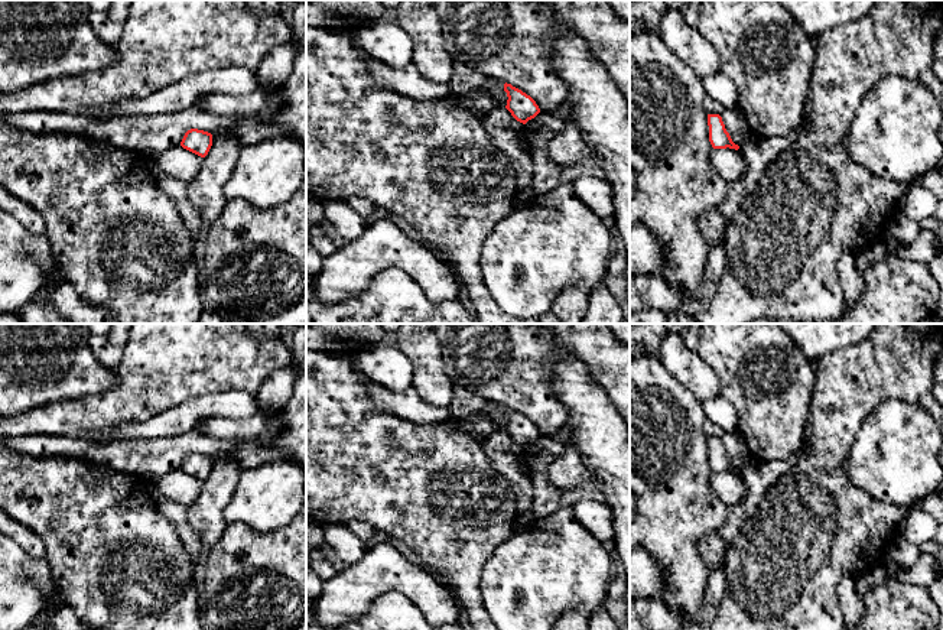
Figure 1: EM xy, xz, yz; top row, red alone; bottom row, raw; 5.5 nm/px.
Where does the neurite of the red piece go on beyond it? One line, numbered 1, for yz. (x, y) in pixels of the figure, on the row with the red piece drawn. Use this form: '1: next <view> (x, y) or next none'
1: next none

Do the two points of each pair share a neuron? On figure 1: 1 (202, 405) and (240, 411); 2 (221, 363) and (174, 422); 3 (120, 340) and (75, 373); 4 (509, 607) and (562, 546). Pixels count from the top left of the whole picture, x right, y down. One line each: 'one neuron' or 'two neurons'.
1: one neuron
2: two neurons
3: two neurons
4: one neuron

